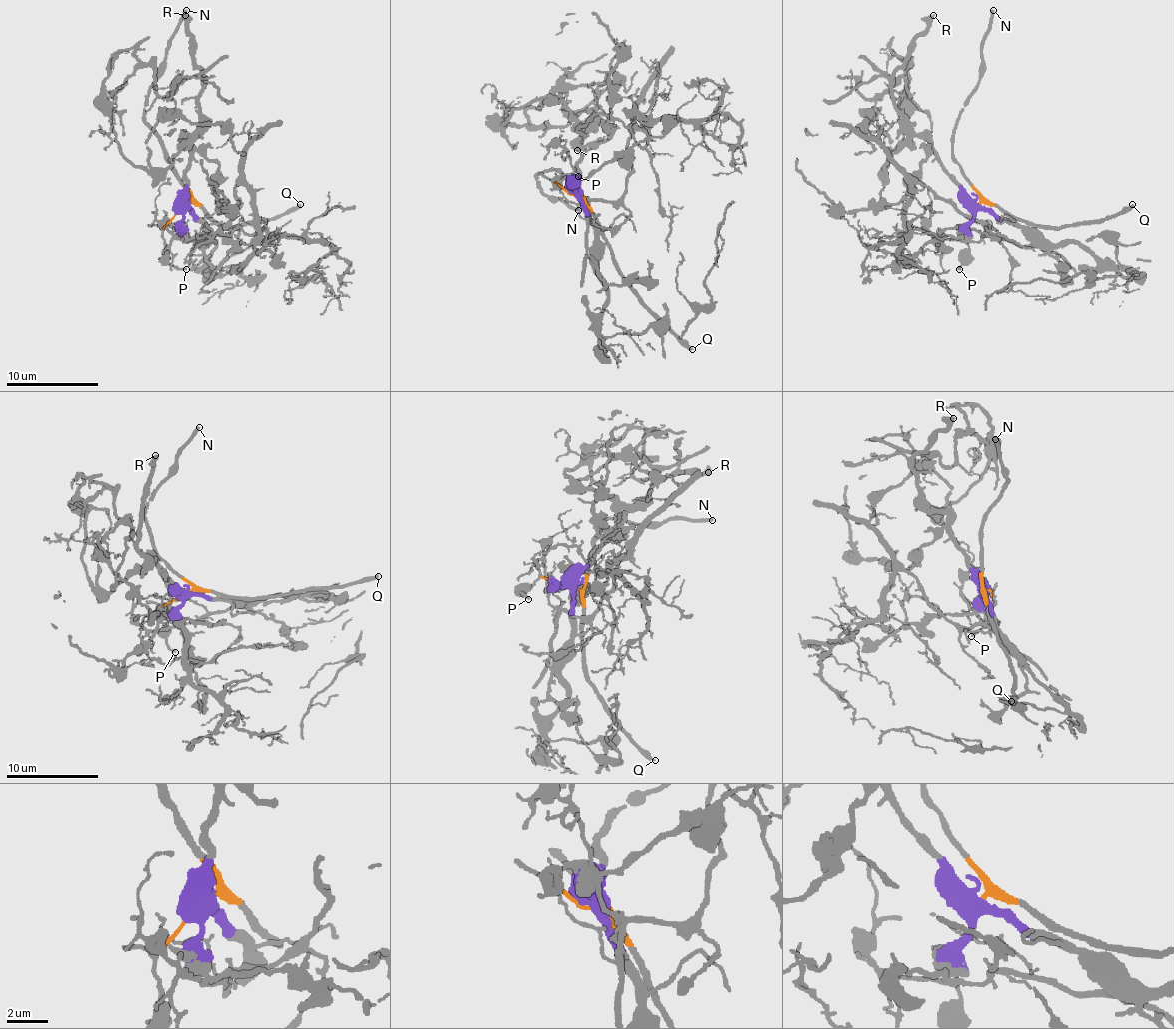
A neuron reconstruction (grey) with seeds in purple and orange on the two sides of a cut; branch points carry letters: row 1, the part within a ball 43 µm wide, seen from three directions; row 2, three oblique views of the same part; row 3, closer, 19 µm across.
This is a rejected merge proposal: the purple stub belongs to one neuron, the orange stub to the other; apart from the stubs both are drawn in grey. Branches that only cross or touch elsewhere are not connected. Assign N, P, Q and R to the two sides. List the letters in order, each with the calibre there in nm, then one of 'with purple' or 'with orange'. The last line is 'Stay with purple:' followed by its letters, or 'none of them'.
N: 240 nm | with orange
P: 180 nm | with orange
Q: 320 nm | with orange
R: 320 nm | with purple
Stay with purple: R

